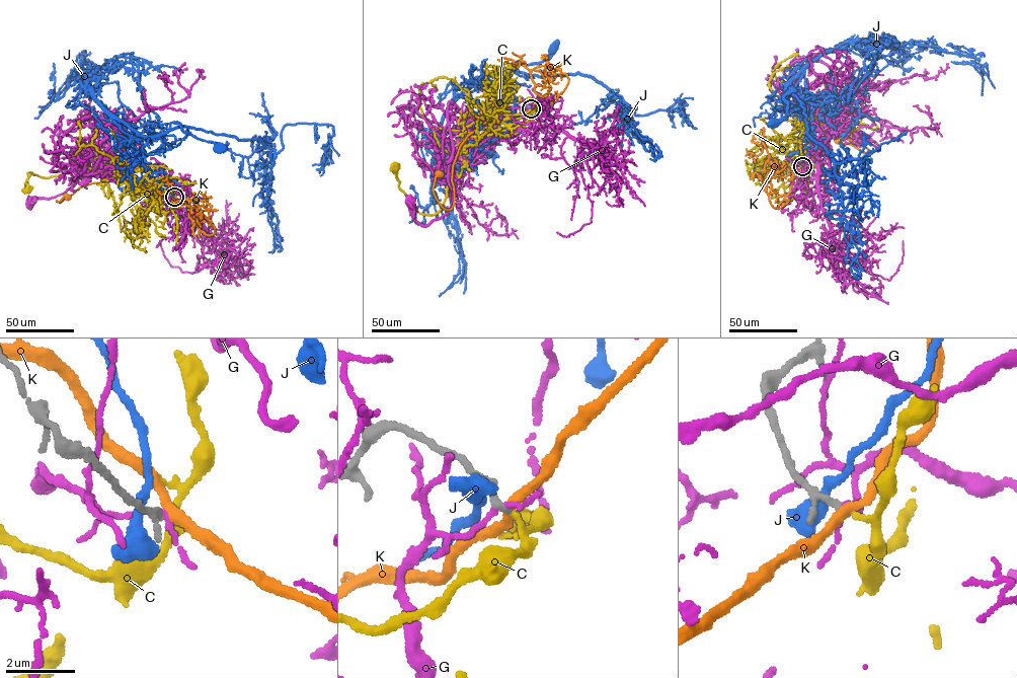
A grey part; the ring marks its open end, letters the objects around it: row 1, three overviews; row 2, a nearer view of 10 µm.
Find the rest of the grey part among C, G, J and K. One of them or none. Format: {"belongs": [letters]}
{"belongs": ["C"]}

